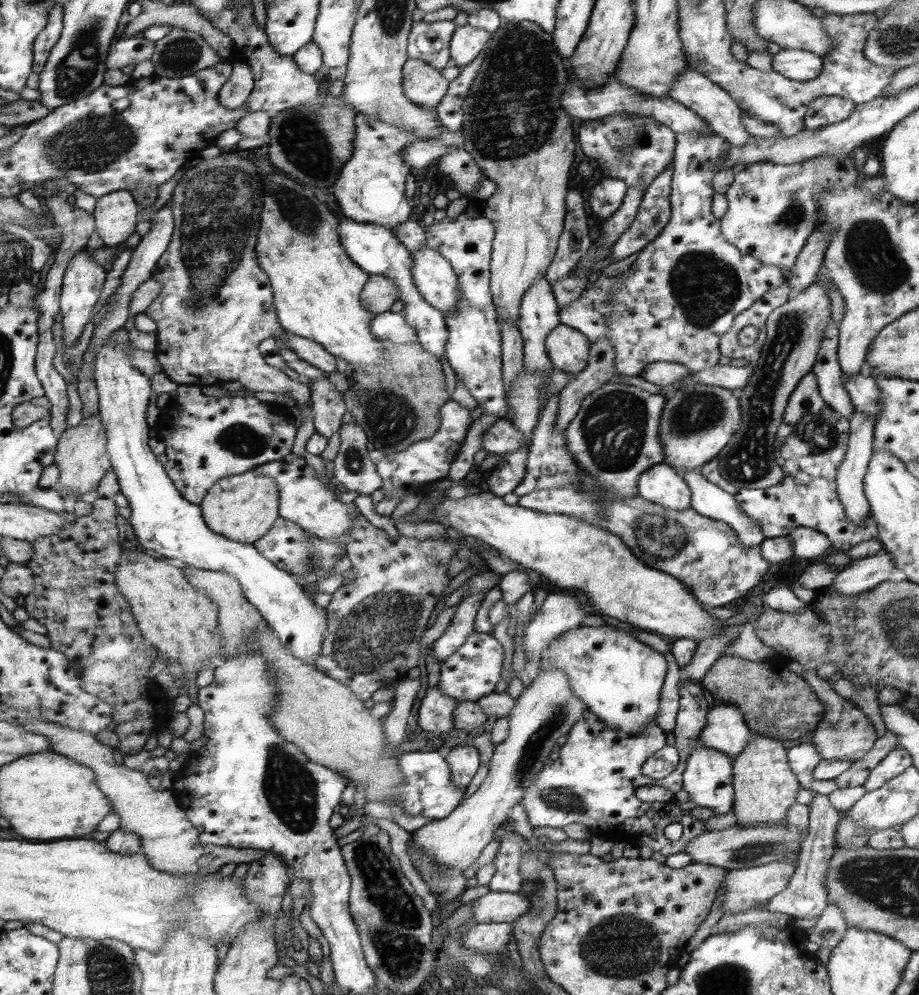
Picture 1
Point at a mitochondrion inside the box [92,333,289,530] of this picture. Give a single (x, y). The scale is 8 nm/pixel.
(245, 442)

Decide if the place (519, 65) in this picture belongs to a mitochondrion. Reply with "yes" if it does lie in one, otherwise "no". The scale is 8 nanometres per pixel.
yes

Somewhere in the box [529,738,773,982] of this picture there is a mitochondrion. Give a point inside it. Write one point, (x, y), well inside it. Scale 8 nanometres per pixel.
(592, 952)

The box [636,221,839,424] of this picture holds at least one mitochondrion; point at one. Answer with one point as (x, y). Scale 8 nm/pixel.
(706, 287)

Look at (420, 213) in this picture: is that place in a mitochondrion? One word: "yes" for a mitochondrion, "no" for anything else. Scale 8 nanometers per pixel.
no

